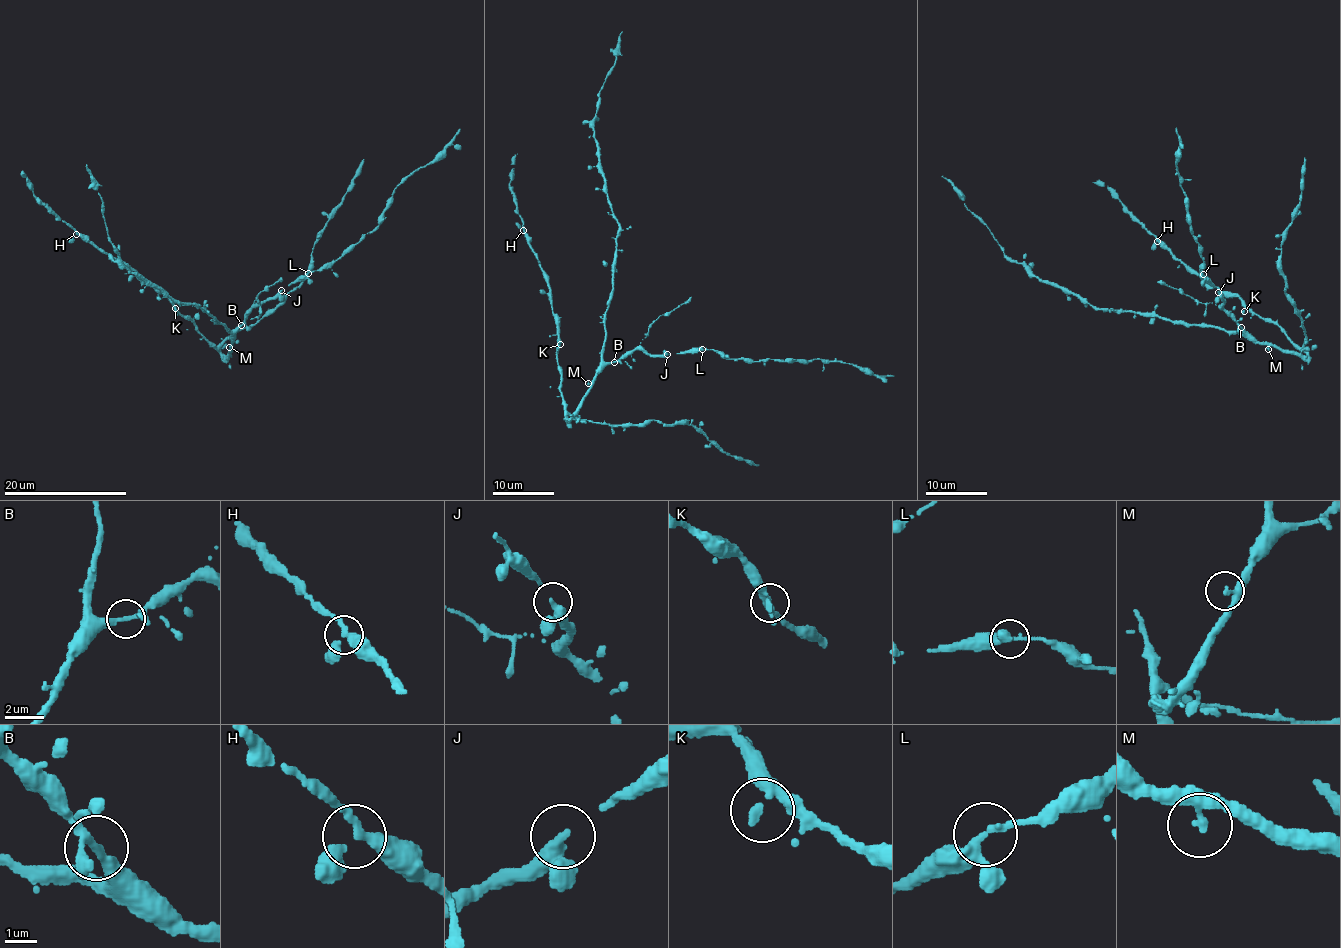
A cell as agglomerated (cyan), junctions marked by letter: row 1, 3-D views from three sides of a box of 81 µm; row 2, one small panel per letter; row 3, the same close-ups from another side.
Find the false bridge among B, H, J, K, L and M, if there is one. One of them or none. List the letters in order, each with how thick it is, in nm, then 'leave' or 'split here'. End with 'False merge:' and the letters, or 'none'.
B: calibre 240 nm; leave
H: calibre 240 nm; leave
J: calibre 240 nm; leave
K: calibre 280 nm; leave
L: calibre 240 nm; leave
M: calibre 220 nm; leave
False merge: none

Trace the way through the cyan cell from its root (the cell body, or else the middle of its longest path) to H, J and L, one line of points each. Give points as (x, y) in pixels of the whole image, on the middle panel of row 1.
H: (596, 371), (581, 408), (568, 418), (560, 388), (557, 358), (560, 340), (551, 291), (523, 230)
J: (596, 371), (635, 350), (649, 354), (667, 354)
L: (596, 371), (635, 350), (649, 354), (669, 354), (702, 350)

